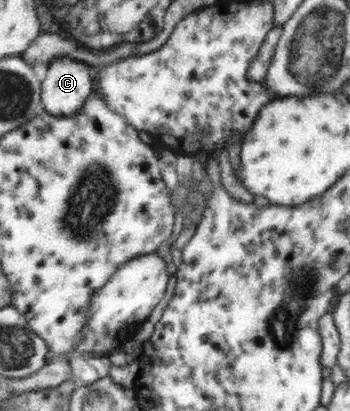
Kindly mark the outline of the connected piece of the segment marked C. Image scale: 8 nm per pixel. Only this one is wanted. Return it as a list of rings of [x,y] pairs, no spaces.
[[[55,58],[48,64],[48,72],[42,82],[44,111],[53,116],[78,114],[94,92],[91,66],[85,60]]]

